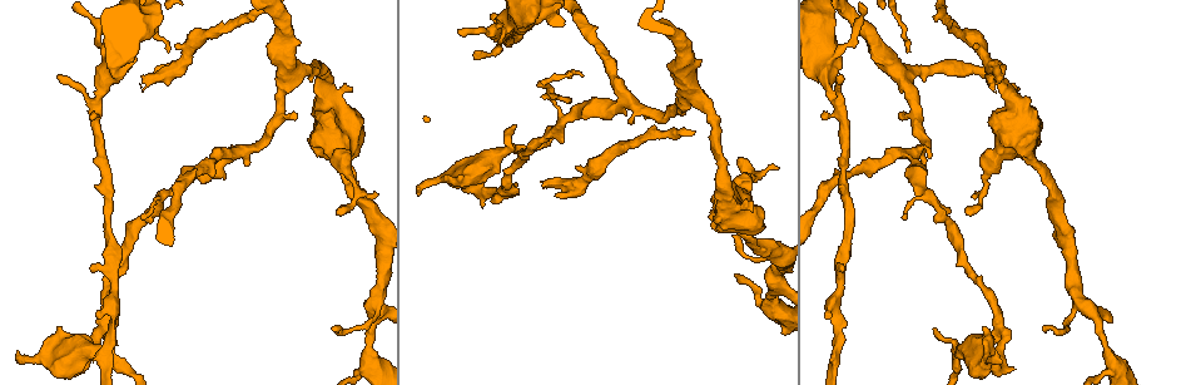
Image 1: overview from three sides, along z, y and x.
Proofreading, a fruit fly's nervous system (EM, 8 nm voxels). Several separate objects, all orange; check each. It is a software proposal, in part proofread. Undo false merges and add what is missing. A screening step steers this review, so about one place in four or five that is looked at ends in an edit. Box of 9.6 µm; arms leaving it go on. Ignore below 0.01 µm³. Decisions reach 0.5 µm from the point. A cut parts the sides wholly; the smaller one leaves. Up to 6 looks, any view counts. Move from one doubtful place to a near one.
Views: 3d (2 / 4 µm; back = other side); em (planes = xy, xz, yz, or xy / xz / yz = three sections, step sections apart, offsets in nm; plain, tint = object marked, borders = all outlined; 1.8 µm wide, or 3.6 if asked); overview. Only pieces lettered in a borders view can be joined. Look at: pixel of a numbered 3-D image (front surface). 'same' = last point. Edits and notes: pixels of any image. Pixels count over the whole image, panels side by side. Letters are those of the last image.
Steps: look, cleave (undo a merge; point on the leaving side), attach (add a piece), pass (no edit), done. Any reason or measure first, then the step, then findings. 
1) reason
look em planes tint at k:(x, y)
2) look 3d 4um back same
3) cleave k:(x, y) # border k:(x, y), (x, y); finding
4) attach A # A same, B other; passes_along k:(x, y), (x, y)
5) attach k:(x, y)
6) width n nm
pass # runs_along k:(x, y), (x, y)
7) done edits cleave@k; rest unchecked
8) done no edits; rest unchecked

tapers out
look 3d 2um at 1:(933, 328)

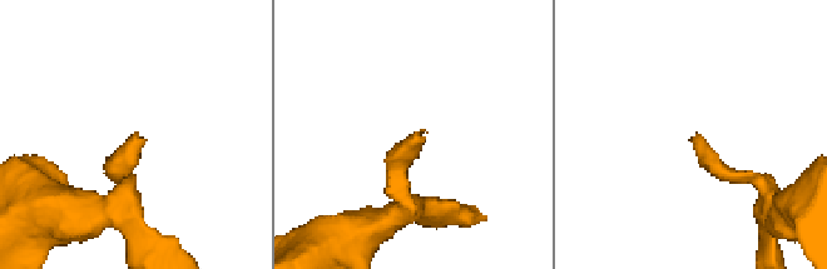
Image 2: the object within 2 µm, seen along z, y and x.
look em planes borders at 2:(144, 140)

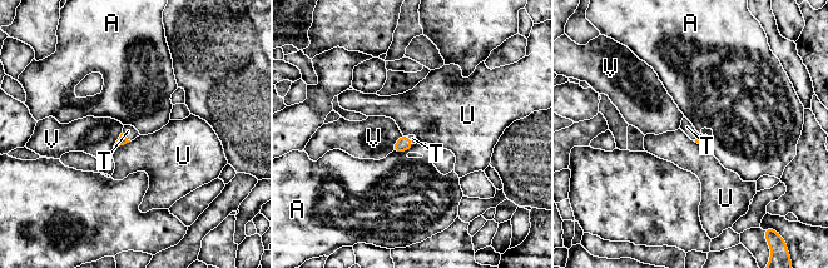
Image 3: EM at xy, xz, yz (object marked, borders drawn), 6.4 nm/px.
attach T # A other, T same, U other, V other; it goes on there

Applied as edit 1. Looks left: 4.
look 3d 2um back at 1:(569, 99)

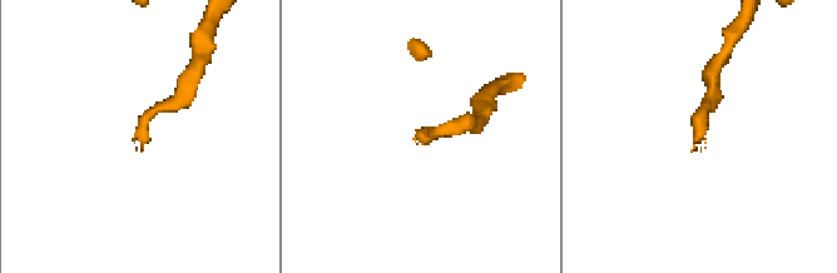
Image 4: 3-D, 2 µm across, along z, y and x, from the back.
look em planes borders at 4:(417, 138)

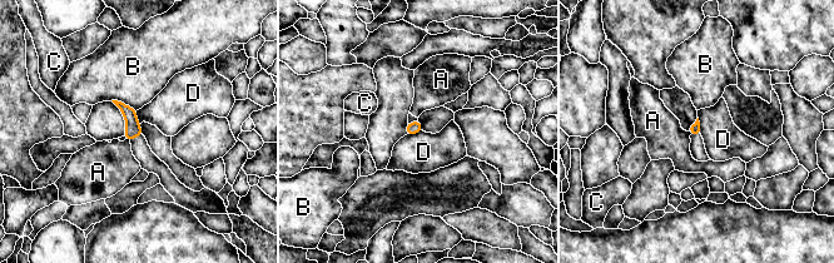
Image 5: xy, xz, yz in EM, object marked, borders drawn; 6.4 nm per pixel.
pass # A other, B other, C other, D other; border 5:(698, 117), (701, 134); no lettered piece goes on from it

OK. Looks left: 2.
four or more arms meet
look 3d 4um at 1:(1000, 354)

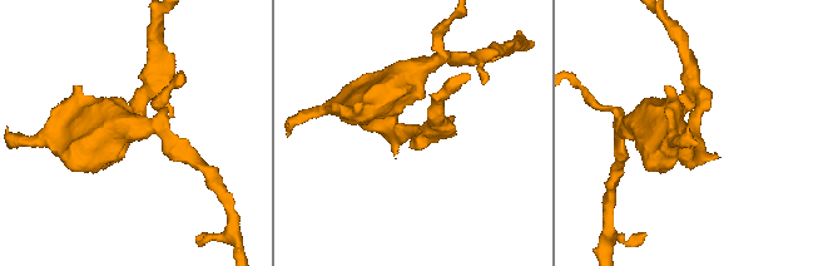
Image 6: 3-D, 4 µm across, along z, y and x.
look em xy step 16 borders at 6:(399, 128)

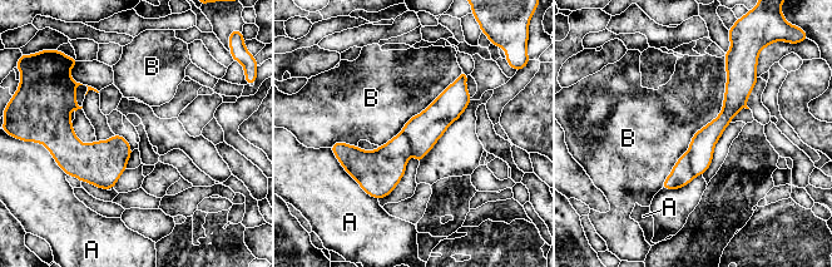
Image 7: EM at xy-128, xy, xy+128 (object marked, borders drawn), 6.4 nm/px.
cleave 7:(682, 174) # A other, B other; border 7:(687, 153), (694, 176); a second neuron is stuck on

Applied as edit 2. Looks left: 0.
done edits attach@3, cleave@7; rest unchecked

